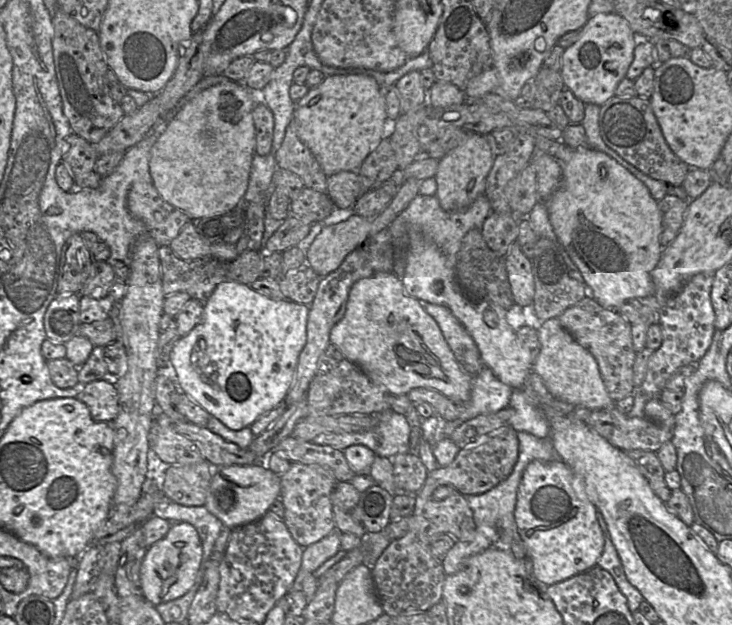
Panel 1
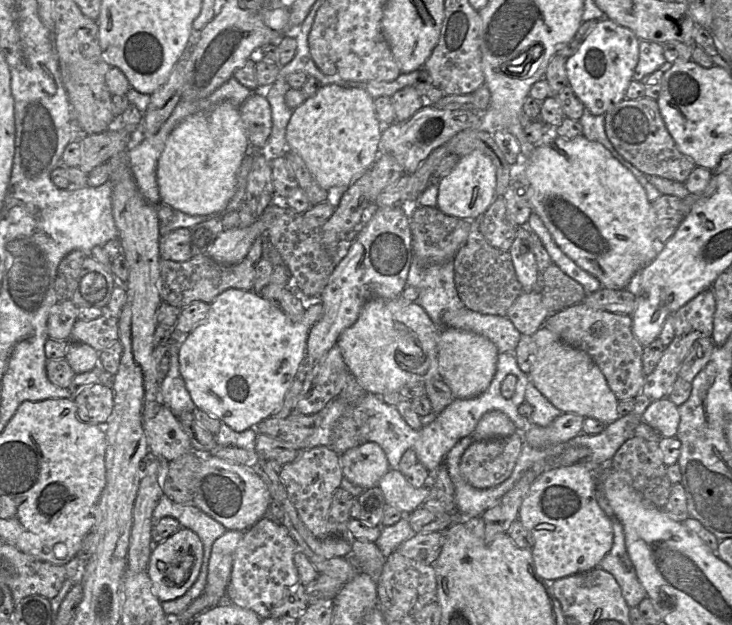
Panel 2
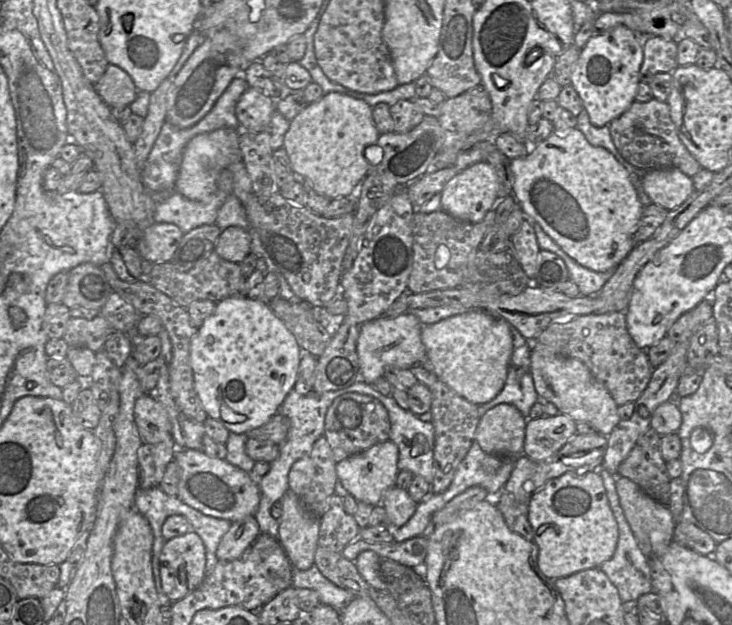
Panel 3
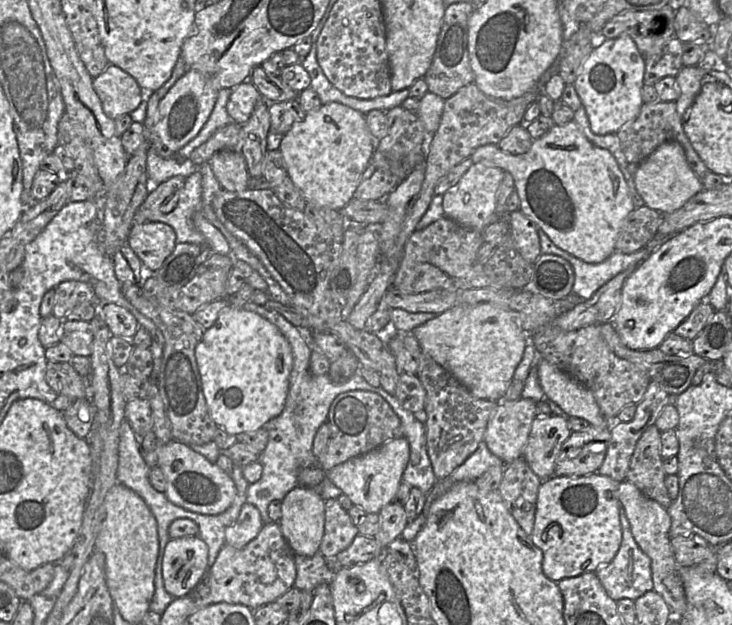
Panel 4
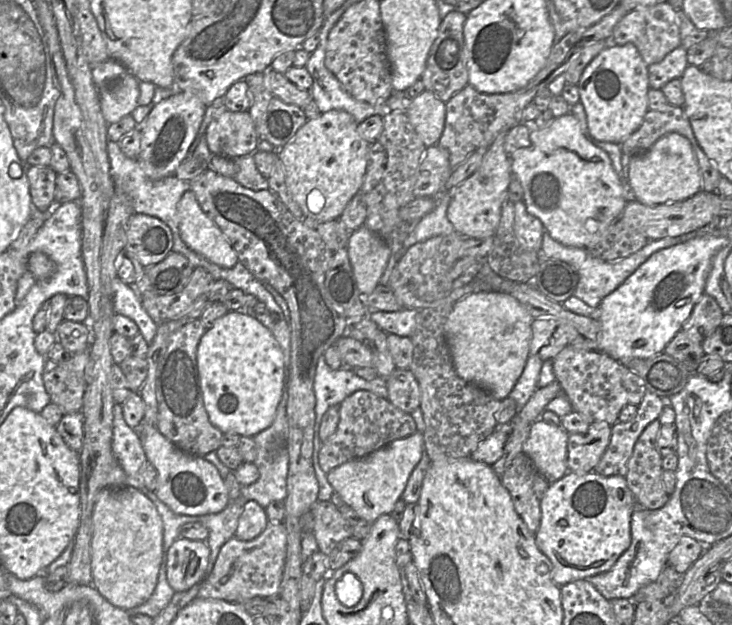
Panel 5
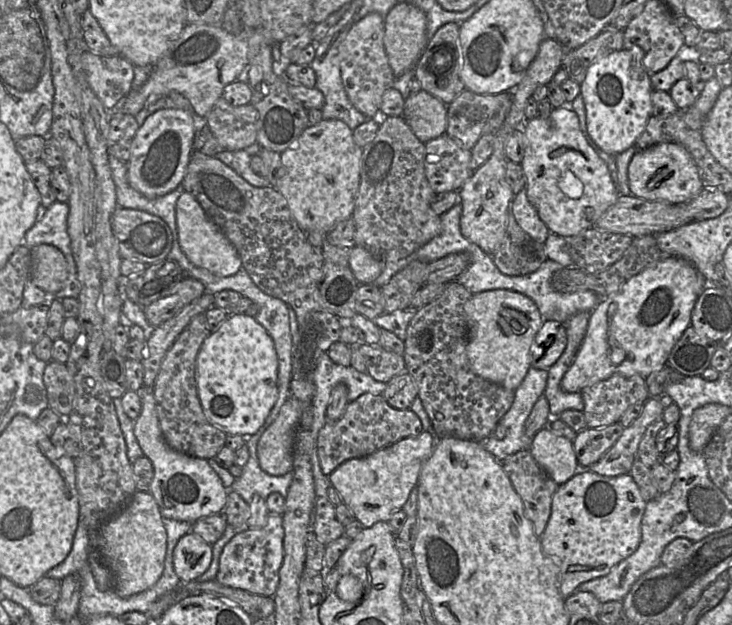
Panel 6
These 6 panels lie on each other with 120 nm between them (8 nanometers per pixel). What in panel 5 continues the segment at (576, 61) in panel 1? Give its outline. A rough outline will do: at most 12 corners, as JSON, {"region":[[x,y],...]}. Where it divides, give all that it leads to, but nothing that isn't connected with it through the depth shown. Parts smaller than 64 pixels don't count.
{"region":[[607,46],[577,84],[590,134],[619,144],[648,112],[648,66]]}

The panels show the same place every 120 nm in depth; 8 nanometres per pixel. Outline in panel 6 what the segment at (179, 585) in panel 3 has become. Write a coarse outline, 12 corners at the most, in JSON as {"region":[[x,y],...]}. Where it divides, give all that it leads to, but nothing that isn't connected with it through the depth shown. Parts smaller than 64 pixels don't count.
{"region":[[190,532],[173,551],[182,582],[198,579],[212,562],[212,545]]}

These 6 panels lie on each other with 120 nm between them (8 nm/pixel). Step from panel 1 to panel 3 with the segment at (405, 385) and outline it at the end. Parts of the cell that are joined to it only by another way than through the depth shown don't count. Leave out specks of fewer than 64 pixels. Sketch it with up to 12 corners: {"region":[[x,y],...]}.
{"region":[[412,313],[360,326],[362,380],[426,359],[423,324]]}

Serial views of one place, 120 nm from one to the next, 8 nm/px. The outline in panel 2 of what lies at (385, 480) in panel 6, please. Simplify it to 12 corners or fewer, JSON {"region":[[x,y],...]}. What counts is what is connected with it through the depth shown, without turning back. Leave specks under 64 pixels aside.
{"region":[[365,442],[340,455],[345,478],[378,486],[390,465],[382,447]]}

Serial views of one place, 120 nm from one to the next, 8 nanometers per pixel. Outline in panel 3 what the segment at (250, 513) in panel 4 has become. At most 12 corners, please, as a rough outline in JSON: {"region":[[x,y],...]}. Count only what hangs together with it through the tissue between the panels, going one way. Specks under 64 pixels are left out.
{"region":[[255,515],[233,522],[217,559],[240,558],[260,534]]}

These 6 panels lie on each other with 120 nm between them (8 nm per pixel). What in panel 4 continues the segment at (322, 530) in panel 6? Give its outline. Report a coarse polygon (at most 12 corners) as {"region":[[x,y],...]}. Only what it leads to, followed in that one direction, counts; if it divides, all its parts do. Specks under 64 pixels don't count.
{"region":[[337,499],[325,500],[320,552],[335,558],[359,535]]}

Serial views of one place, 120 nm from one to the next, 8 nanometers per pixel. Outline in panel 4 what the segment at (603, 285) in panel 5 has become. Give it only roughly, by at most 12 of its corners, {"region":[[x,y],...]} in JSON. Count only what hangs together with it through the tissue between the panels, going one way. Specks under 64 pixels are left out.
{"region":[[537,226],[541,254],[567,260],[572,292],[584,300],[613,277],[649,255],[613,252],[586,263],[558,248]]}

